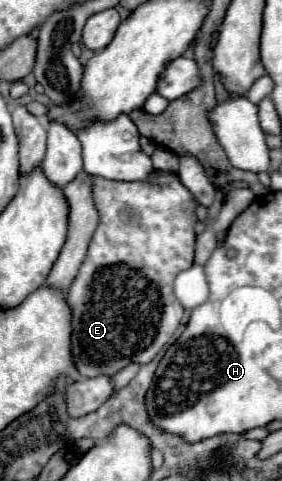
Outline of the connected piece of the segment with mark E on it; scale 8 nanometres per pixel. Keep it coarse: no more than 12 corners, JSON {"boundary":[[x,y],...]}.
{"boundary":[[94,178],[68,290],[84,378],[148,364],[184,314],[198,202]]}

